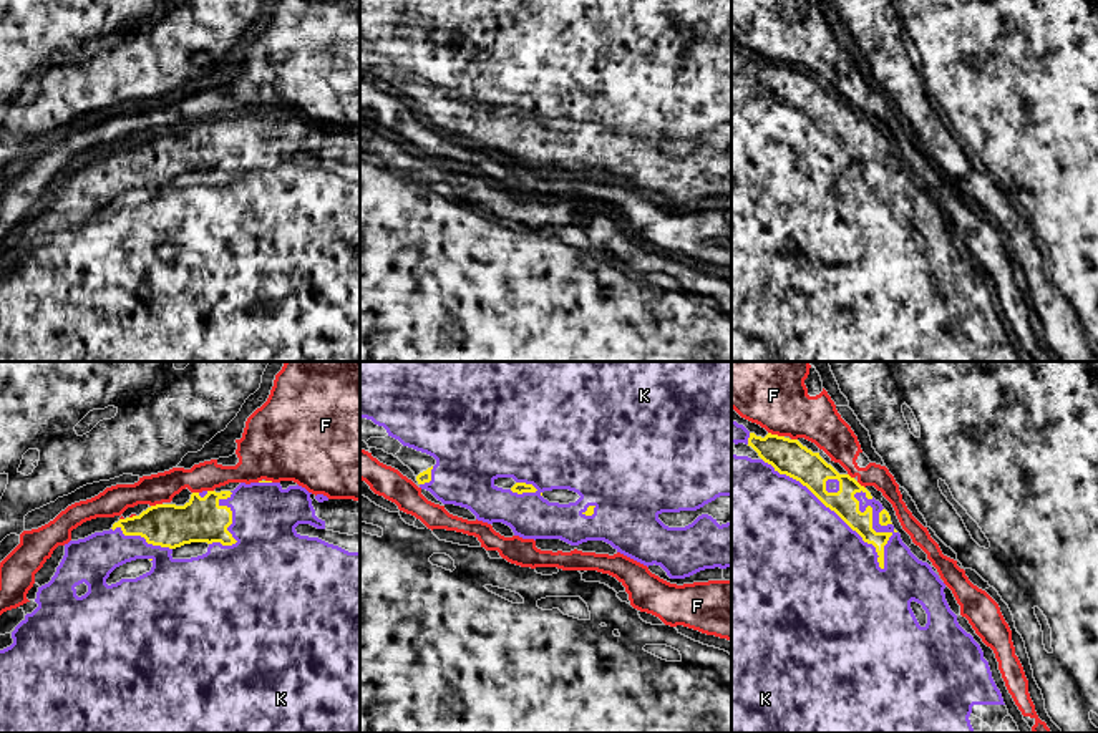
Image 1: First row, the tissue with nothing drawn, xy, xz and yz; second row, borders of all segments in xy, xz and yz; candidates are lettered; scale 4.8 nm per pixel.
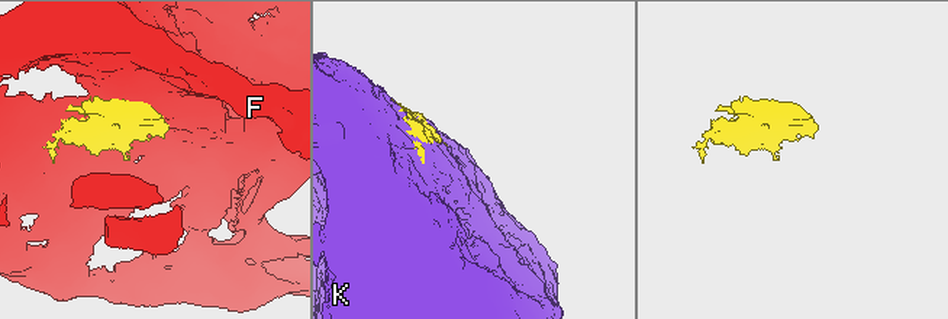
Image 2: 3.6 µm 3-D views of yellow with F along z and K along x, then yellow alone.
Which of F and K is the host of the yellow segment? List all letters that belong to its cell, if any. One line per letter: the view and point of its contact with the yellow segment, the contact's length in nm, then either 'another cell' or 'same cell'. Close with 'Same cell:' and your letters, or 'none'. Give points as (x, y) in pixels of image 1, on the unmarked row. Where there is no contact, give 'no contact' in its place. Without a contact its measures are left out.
F: meets yellow in yz at (777, 63); contact 80 nm long; another cell
K: meets yellow in yz at (830, 136); contact 800 nm long; same cell
Same cell: K

